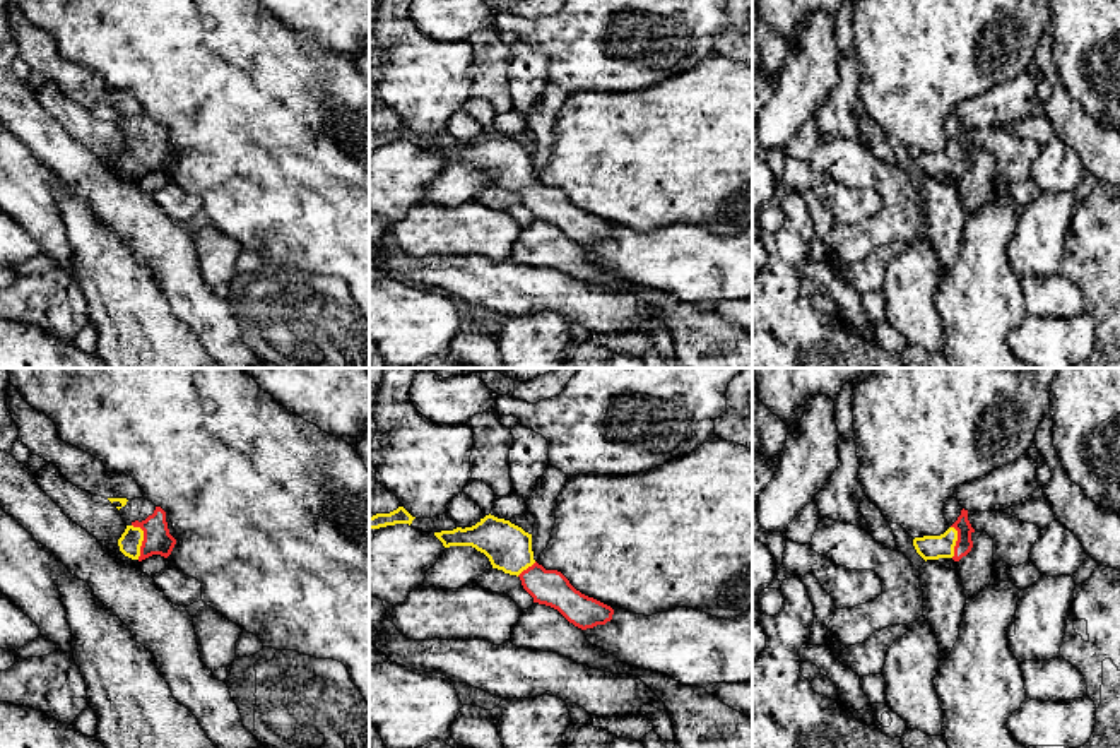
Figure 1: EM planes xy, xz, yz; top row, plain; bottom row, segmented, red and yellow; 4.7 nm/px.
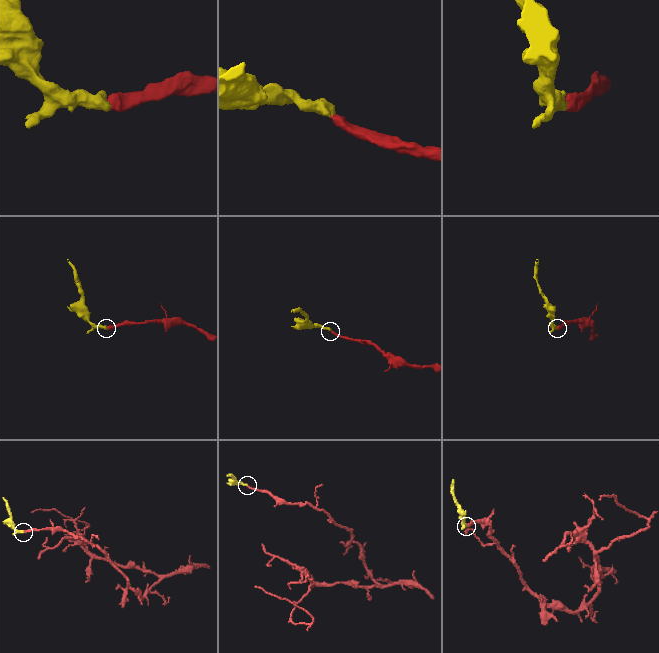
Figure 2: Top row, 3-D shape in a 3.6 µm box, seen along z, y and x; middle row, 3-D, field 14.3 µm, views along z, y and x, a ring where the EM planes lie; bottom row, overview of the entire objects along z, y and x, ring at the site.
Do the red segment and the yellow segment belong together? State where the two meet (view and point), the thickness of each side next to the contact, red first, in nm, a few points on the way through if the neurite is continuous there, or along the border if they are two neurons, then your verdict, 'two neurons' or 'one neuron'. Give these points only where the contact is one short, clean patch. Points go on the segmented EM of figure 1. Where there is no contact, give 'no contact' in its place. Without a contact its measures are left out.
xy (144, 540) | 130/110 nm | across xy (158, 540), (144, 540), (130, 541) | one neuron

